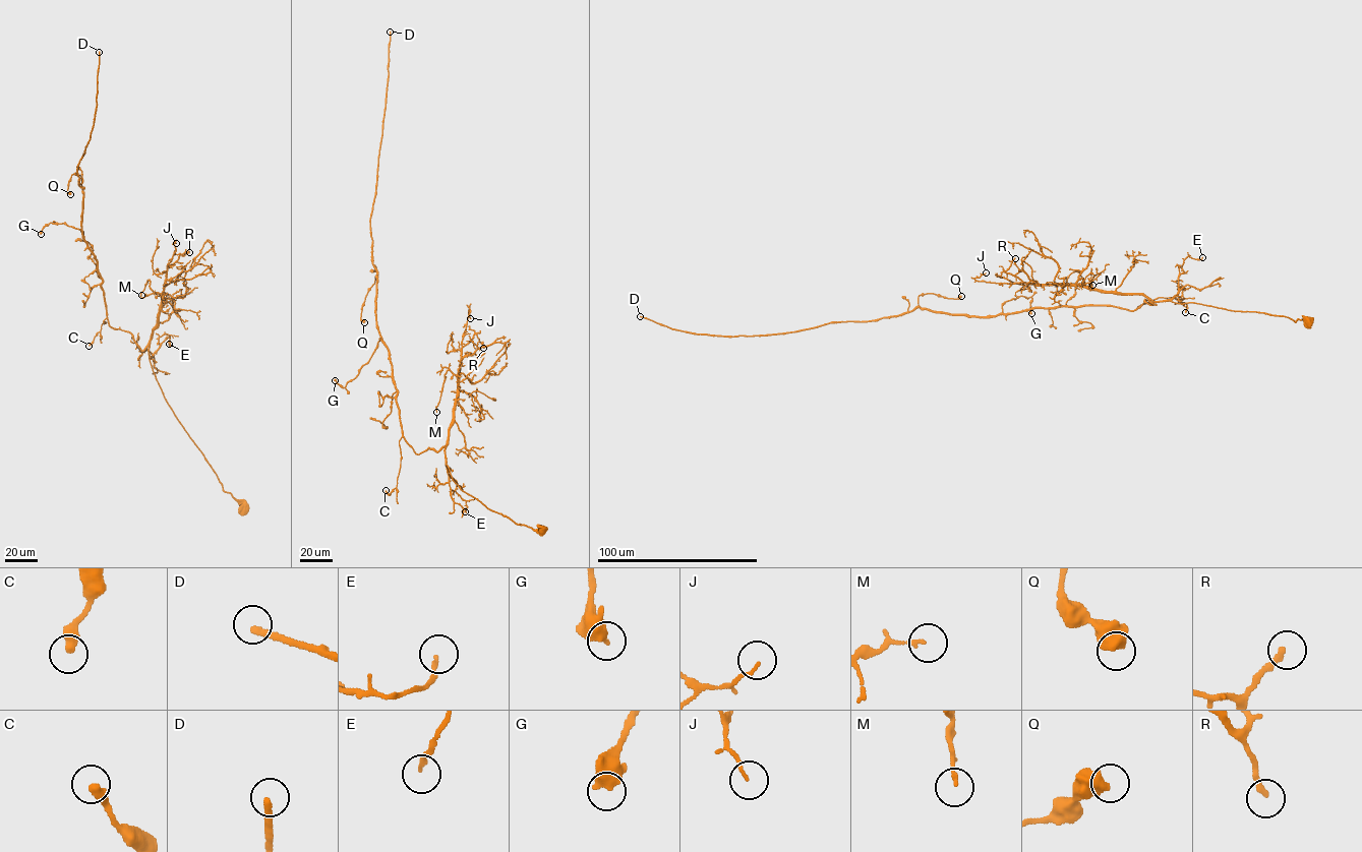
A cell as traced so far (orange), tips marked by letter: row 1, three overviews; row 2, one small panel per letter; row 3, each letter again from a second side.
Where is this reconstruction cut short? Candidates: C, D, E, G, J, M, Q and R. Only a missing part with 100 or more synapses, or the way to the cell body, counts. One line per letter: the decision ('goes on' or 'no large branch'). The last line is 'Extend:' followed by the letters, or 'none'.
C: no large branch
D: goes on
E: no large branch
G: no large branch
J: no large branch
M: no large branch
Q: no large branch
R: no large branch
Extend: D

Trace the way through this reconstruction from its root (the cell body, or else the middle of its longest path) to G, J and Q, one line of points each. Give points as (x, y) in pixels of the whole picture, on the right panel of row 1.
G: (1307, 320), (1148, 299), (1156, 304), (1145, 300), (1132, 310), (1007, 314), (1002, 304), (1030, 297), (1031, 313)
J: (1307, 320), (1152, 301), (1142, 294), (1080, 286), (974, 279), (986, 272)
Q: (1307, 320), (1148, 299), (1132, 310), (985, 316), (918, 305), (961, 296)

